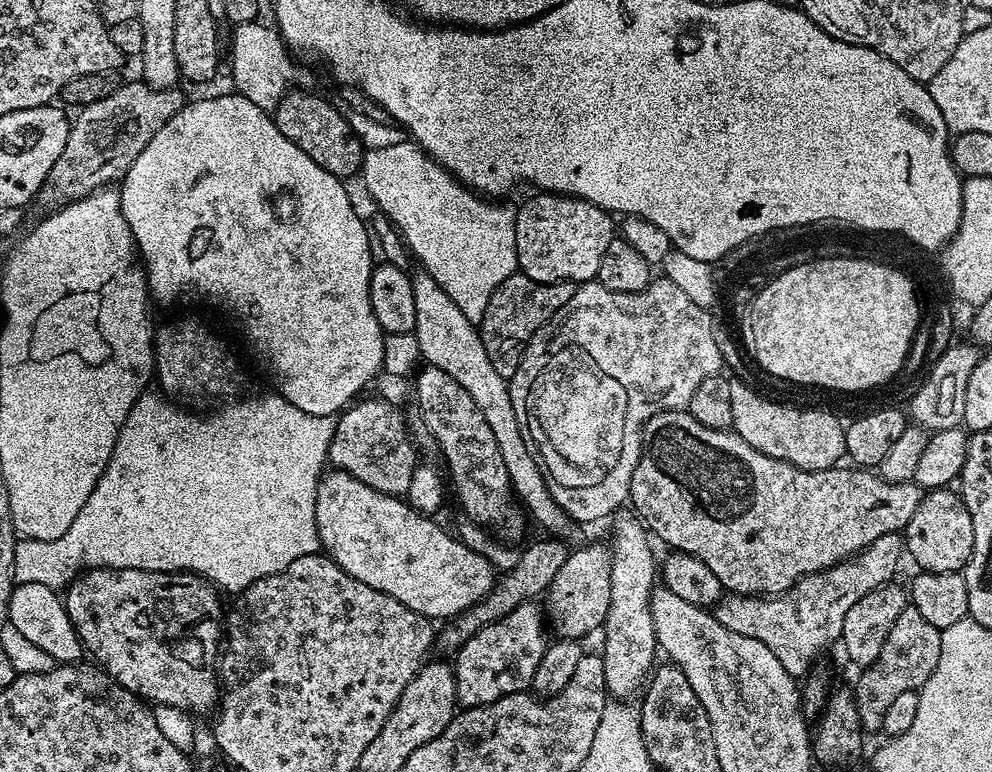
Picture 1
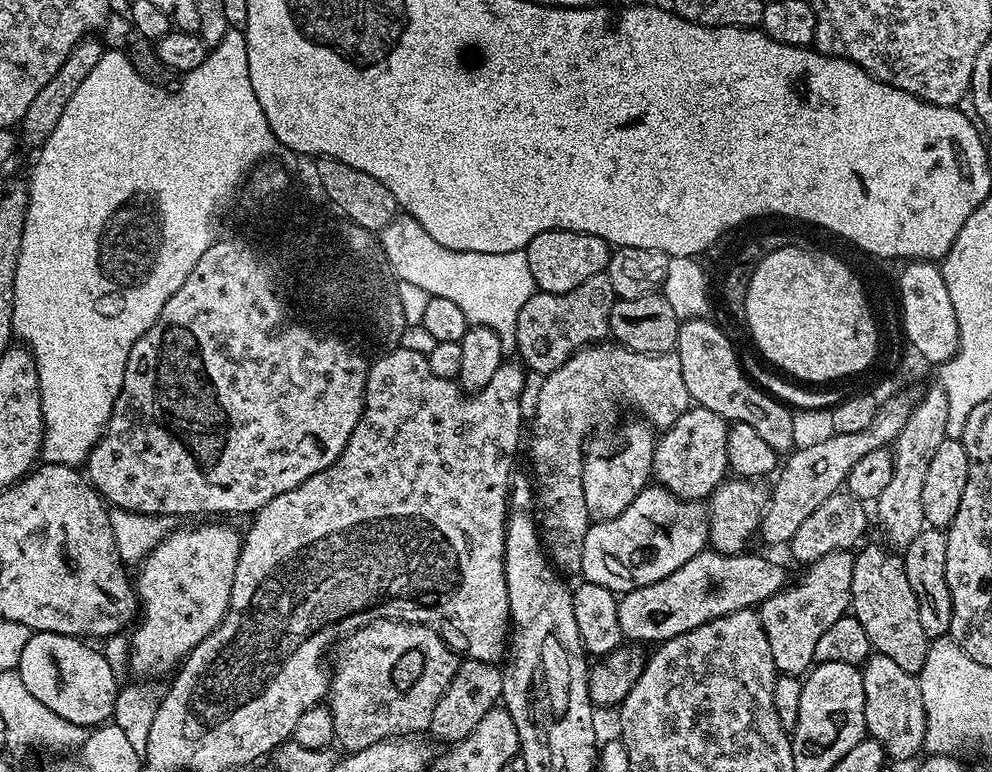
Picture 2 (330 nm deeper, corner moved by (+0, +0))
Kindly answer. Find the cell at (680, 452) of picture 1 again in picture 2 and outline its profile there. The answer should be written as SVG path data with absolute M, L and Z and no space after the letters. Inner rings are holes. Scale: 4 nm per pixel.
M848 550L826 554L803 569L804 577L797 584L781 587L759 605L758 615L770 642L770 654L777 673L804 674L813 667L818 638L849 611L855 561L855 555Z

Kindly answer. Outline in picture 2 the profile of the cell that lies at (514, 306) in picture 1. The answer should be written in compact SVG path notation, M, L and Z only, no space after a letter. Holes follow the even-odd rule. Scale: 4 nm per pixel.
M607 271L586 278L582 286L574 290L554 294L535 291L516 318L514 345L520 351L524 364L539 374L553 372L562 362L569 359L577 349L603 341L609 335L610 310L618 299L614 286L610 286Z

